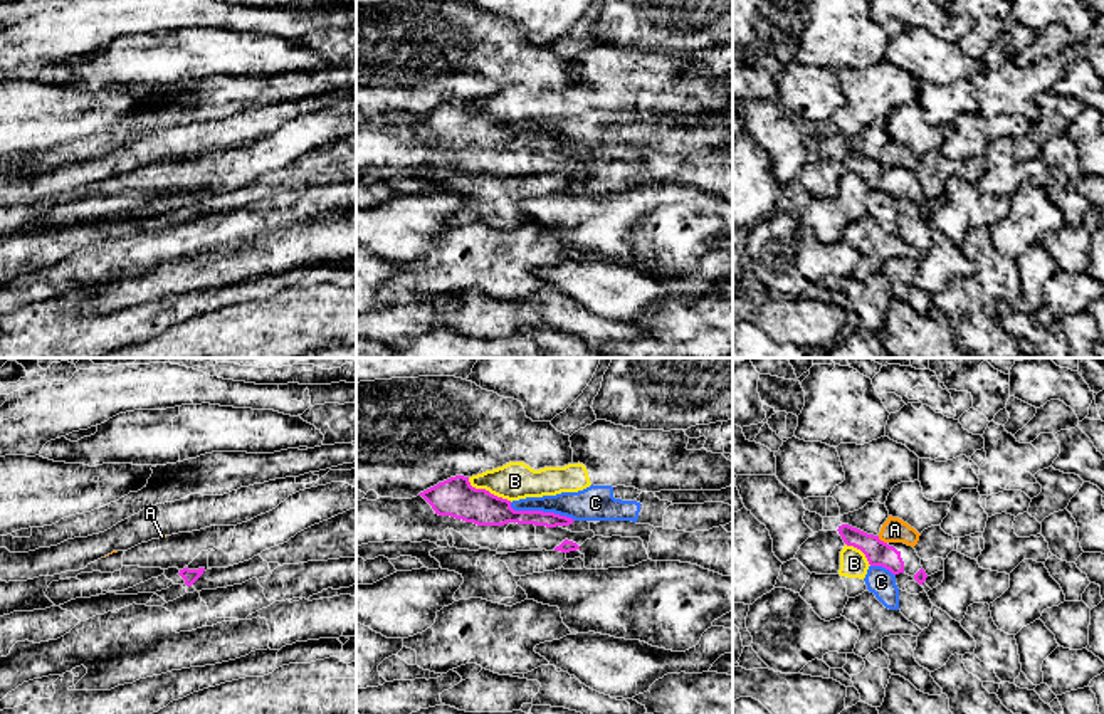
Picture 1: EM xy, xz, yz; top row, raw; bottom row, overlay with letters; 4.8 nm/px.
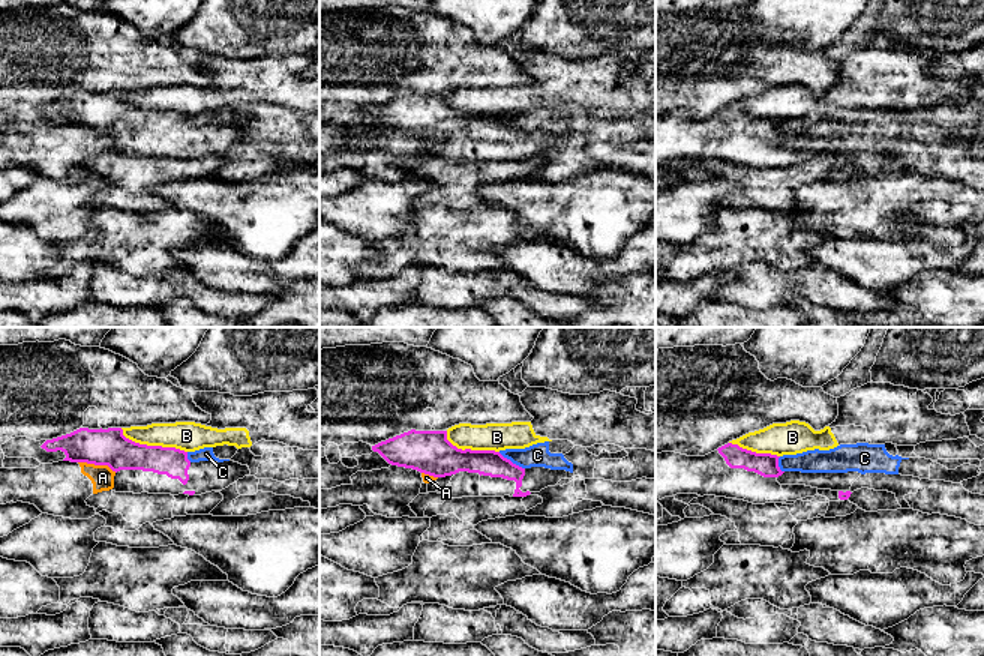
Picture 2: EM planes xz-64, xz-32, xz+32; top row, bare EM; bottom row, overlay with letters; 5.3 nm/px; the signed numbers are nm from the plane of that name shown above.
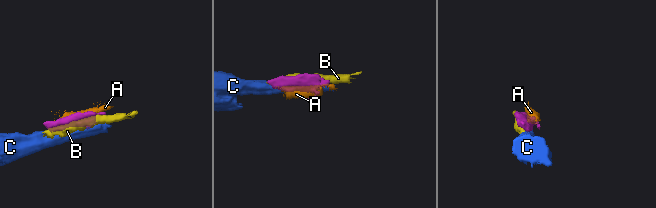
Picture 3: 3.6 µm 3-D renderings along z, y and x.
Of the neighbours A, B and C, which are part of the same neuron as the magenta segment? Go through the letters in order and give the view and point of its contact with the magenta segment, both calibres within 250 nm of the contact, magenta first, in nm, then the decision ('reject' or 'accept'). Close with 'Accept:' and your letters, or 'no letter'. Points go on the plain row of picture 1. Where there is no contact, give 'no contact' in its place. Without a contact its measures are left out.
A: yz (883, 165) | 120/120 nm | reject
B: xz (488, 115) | 190/180 nm | reject
C: xz (541, 135) | 150/160 nm | reject
Accept: no letter

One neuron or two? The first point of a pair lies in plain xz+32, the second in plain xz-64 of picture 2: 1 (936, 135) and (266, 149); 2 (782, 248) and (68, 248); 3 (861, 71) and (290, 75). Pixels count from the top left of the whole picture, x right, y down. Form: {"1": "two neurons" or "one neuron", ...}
{"1": "two neurons", "2": "one neuron", "3": "one neuron"}

